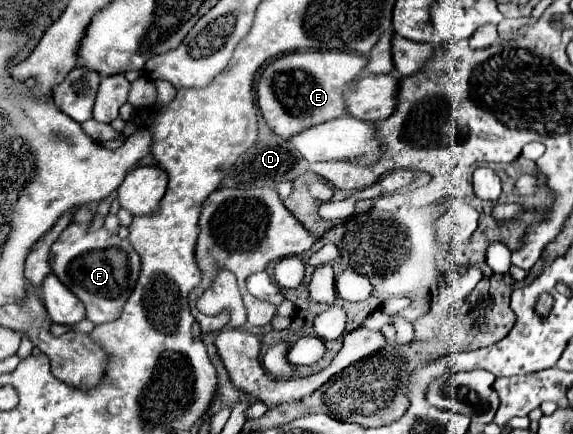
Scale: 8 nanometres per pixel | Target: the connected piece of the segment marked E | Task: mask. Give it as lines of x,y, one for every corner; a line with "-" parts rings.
291,52
275,58
259,76
257,82
257,106
267,122
267,126
289,138
295,132
311,124
319,124
345,114
345,104
341,98
343,88
359,76
365,68
367,58
347,52

